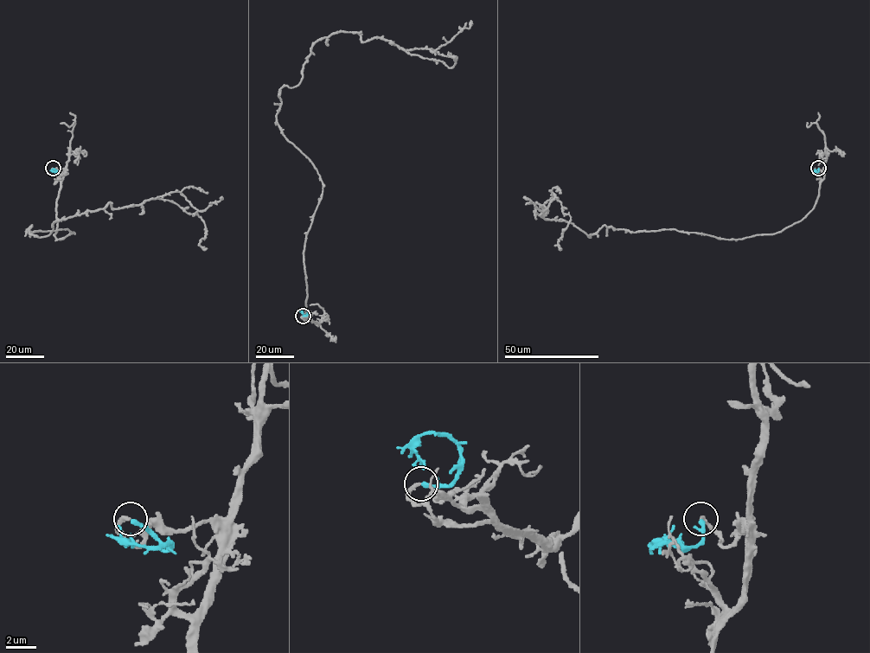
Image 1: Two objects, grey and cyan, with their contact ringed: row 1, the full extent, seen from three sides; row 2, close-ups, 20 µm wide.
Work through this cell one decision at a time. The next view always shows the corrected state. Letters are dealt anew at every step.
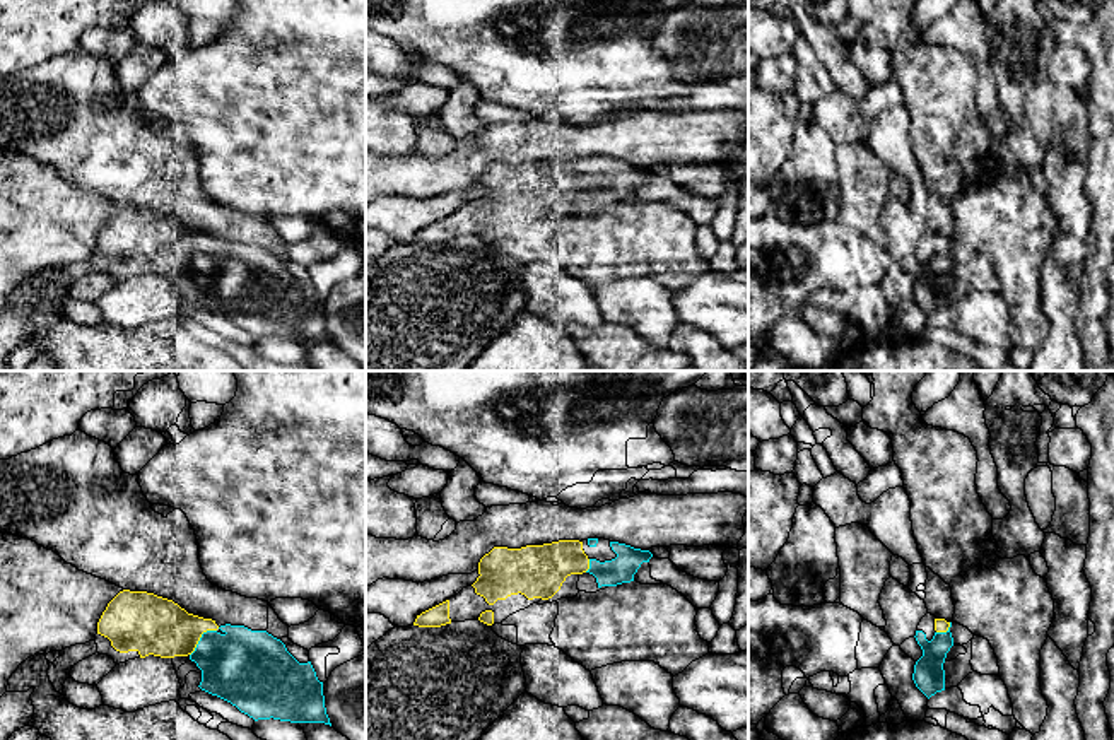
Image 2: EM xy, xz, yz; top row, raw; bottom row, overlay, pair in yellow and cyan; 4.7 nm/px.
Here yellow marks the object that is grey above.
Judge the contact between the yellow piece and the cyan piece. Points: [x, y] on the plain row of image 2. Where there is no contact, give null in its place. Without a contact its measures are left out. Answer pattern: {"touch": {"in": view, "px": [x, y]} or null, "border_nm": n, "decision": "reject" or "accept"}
{"touch": {"in": "xy", "px": [200, 253]}, "border_nm": 190, "decision": "accept"}

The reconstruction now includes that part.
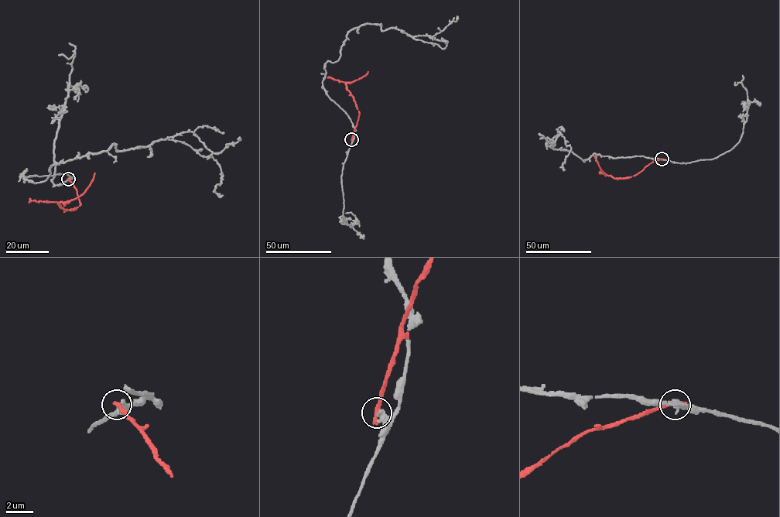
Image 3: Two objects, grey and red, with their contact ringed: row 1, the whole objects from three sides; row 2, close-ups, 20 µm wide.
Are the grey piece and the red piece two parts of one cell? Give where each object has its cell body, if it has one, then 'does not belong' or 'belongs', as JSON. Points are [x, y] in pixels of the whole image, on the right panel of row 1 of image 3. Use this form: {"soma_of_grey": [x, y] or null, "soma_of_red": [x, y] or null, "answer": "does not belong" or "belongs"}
{"soma_of_grey": null, "soma_of_red": null, "answer": "does not belong"}

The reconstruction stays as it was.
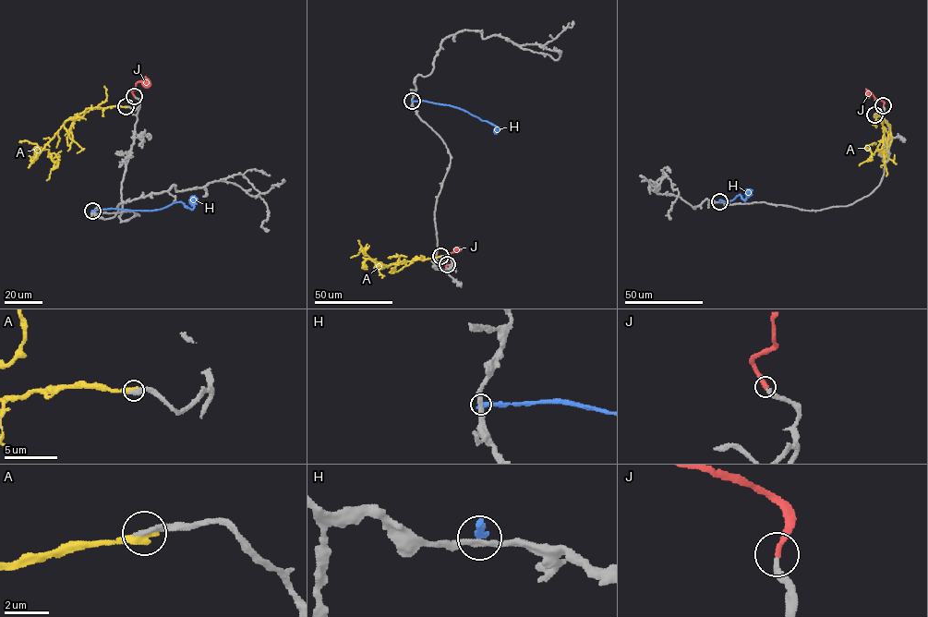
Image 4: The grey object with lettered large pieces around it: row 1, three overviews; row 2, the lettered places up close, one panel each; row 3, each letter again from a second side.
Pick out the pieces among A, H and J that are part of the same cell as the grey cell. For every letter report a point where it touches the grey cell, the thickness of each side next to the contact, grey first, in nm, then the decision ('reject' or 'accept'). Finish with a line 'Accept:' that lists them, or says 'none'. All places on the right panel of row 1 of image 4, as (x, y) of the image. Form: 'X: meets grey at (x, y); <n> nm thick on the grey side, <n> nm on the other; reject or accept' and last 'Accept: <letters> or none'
A: meets grey at (874, 114); 360 nm thick on the grey side, 500 nm on the other; reject
H: meets grey at (719, 201); 280 nm thick on the grey side, 320 nm on the other; reject
J: meets grey at (883, 105); 280 nm thick on the grey side, 280 nm on the other; accept
Accept: J

